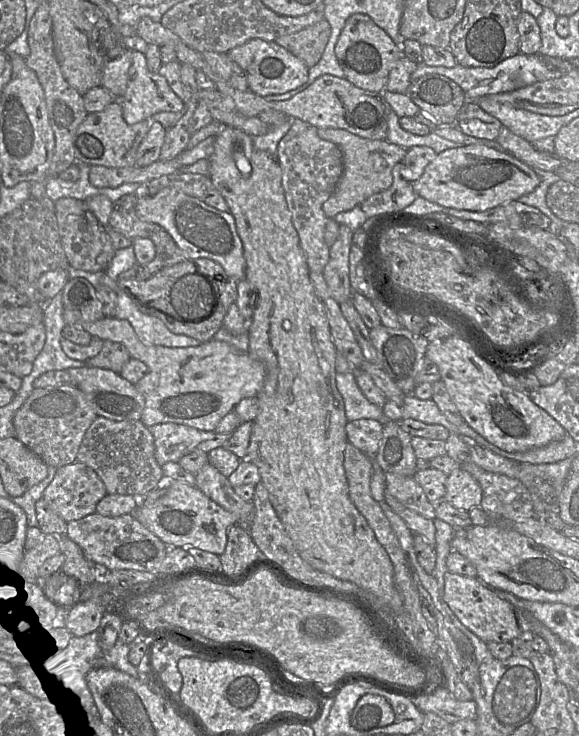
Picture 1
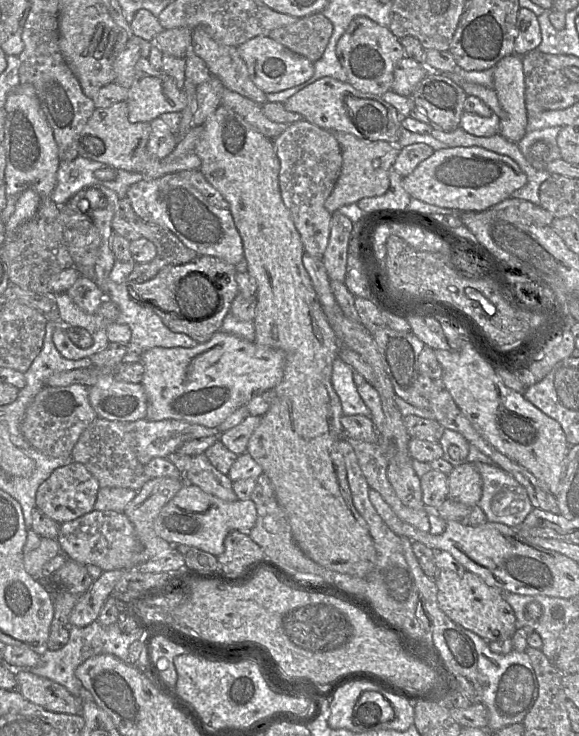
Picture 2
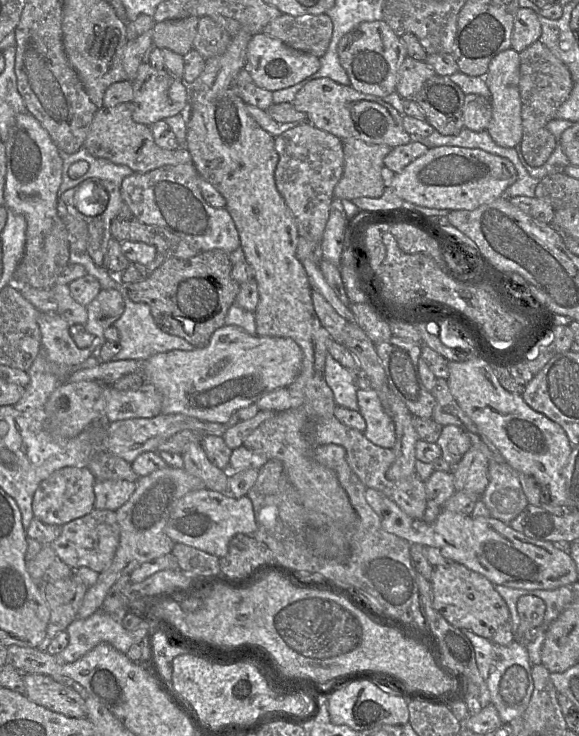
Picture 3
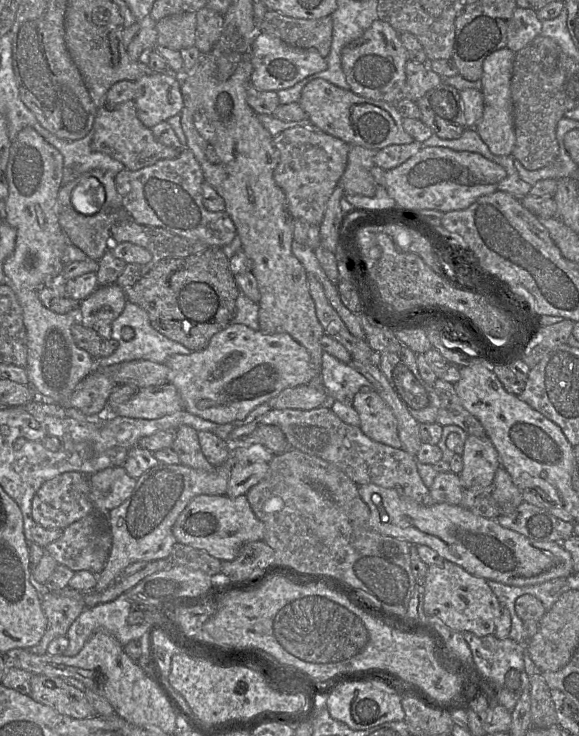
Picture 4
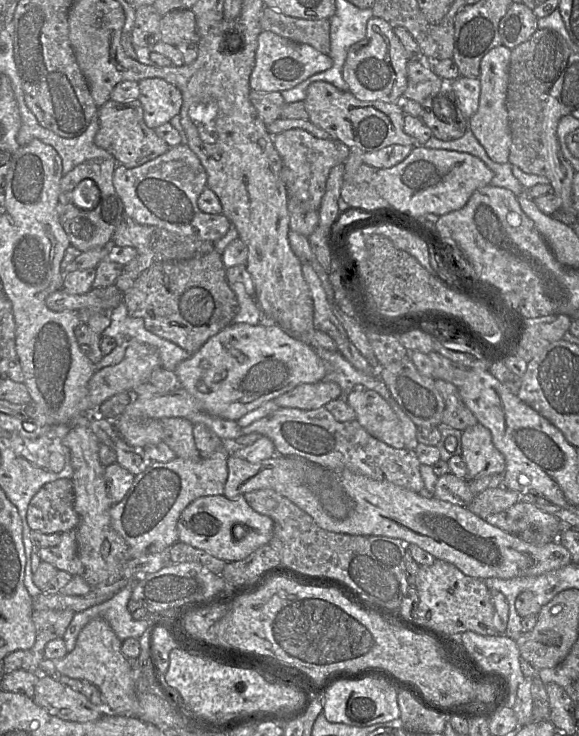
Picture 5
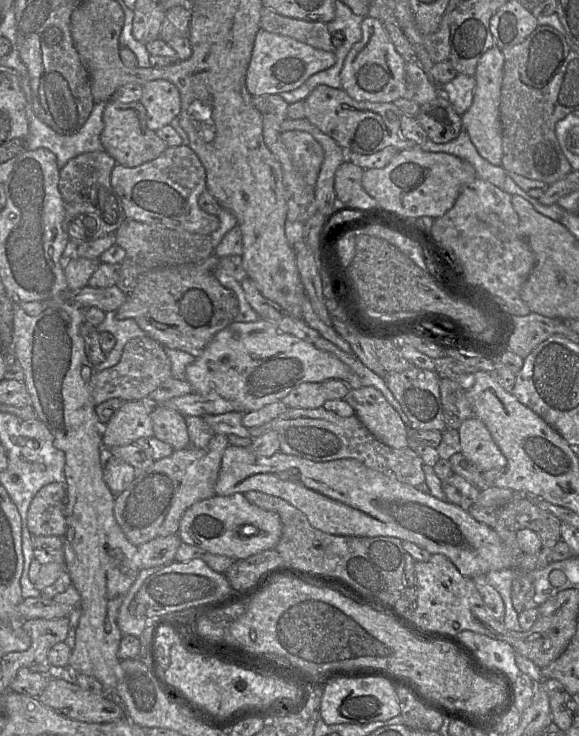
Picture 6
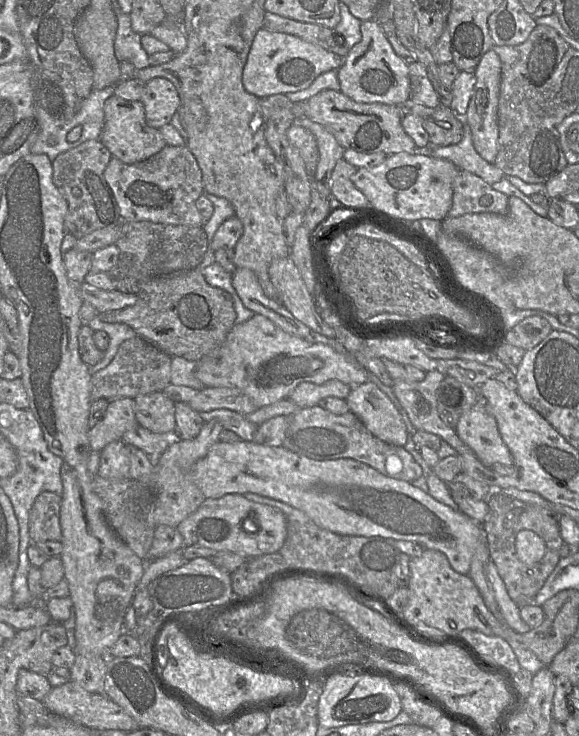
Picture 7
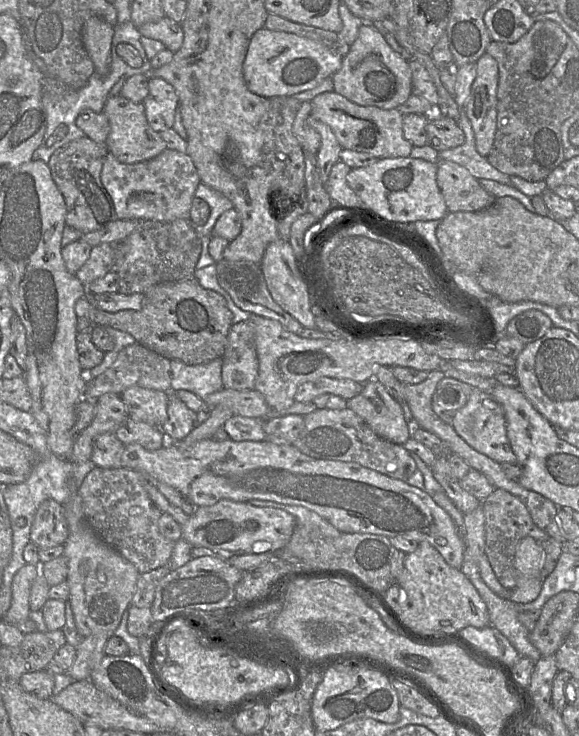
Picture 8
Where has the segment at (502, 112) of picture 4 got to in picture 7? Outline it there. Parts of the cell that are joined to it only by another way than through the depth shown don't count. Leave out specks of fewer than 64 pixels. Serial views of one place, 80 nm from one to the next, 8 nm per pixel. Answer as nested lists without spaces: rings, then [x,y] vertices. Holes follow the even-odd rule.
[[[488,50],[475,68],[476,83],[468,104],[465,116],[468,123],[472,143],[476,152],[487,162],[494,164],[498,153],[498,101],[501,81],[501,60],[493,50]]]

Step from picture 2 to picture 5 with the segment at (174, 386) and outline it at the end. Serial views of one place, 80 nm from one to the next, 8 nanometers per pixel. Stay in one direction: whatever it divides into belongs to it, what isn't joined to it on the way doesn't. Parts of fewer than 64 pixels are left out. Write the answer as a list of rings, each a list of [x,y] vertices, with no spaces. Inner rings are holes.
[[[230,324],[212,336],[174,370],[182,385],[212,416],[238,421],[247,413],[300,384],[322,381],[327,367],[313,347],[294,339],[279,325]]]

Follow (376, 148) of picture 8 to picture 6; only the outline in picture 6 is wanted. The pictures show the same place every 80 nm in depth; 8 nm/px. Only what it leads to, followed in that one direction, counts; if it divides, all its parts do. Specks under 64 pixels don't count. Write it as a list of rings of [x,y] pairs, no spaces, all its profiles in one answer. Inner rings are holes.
[[[318,85],[304,99],[305,119],[316,126],[322,133],[328,135],[346,152],[358,154],[374,154],[386,147],[395,147],[399,151],[419,147],[413,140],[405,138],[401,131],[402,112],[394,103],[356,101],[343,89],[335,89],[326,85]]]

